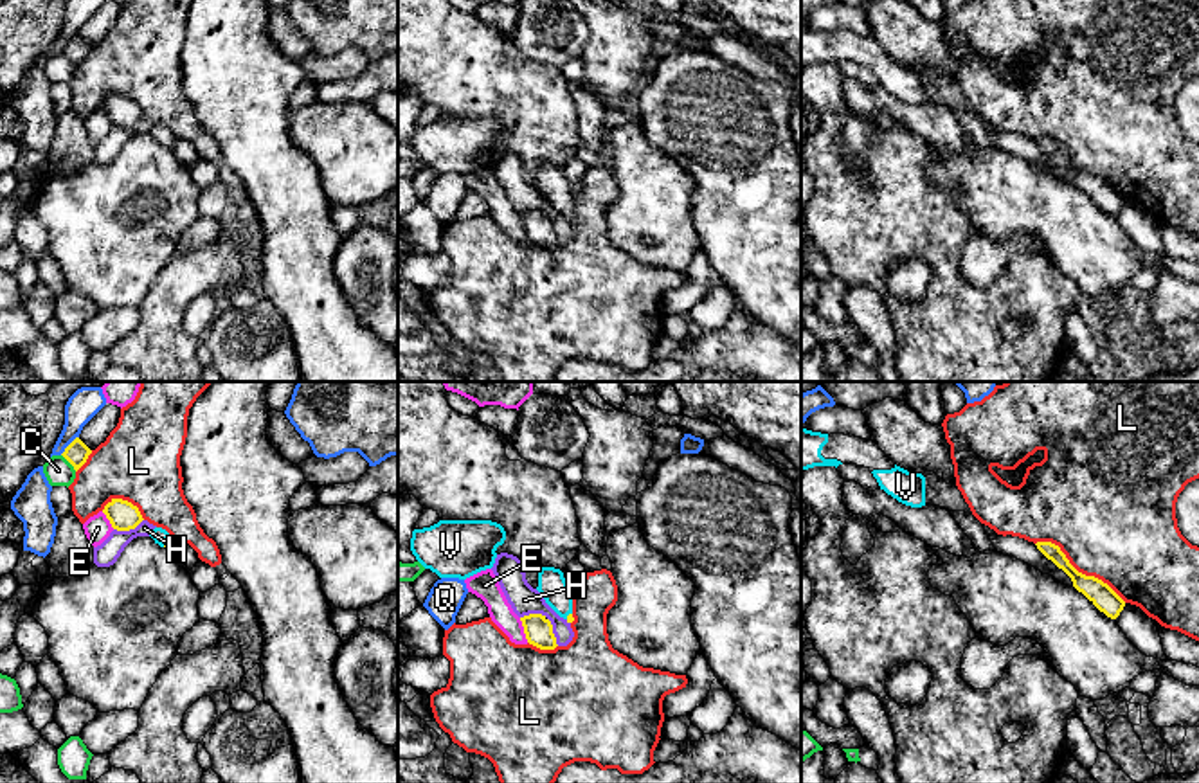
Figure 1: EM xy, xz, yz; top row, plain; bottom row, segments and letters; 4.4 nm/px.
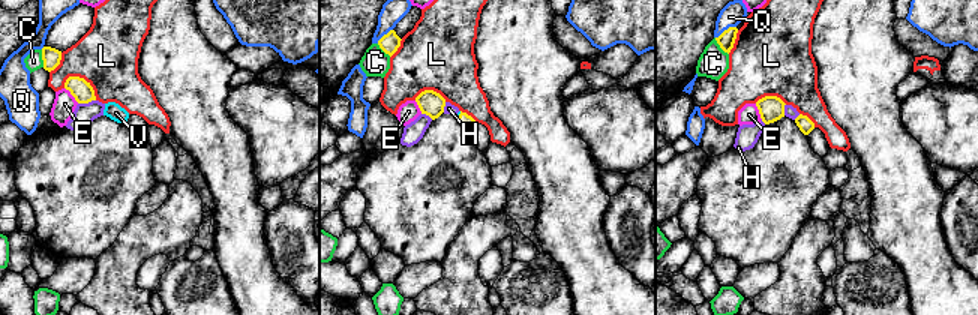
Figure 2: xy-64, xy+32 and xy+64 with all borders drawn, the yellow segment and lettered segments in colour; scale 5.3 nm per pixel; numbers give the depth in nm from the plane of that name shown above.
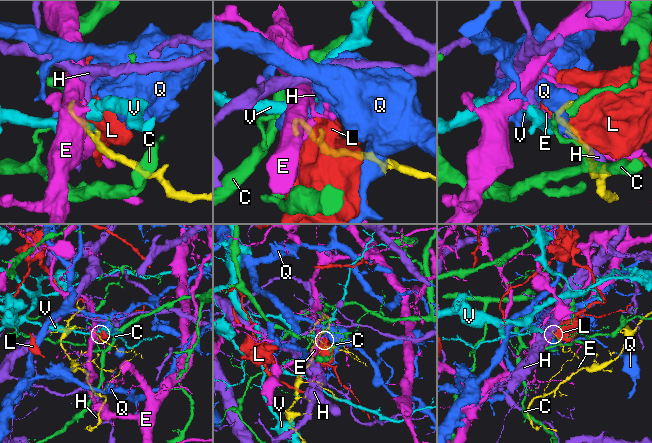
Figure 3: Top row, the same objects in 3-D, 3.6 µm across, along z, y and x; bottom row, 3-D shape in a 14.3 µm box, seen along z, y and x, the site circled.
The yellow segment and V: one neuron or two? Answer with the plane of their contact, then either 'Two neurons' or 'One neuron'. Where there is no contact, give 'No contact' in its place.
Touches yellow in xy. One neuron

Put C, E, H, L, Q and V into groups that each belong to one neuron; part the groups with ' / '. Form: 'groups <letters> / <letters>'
groups C / E / H / L / Q / V

